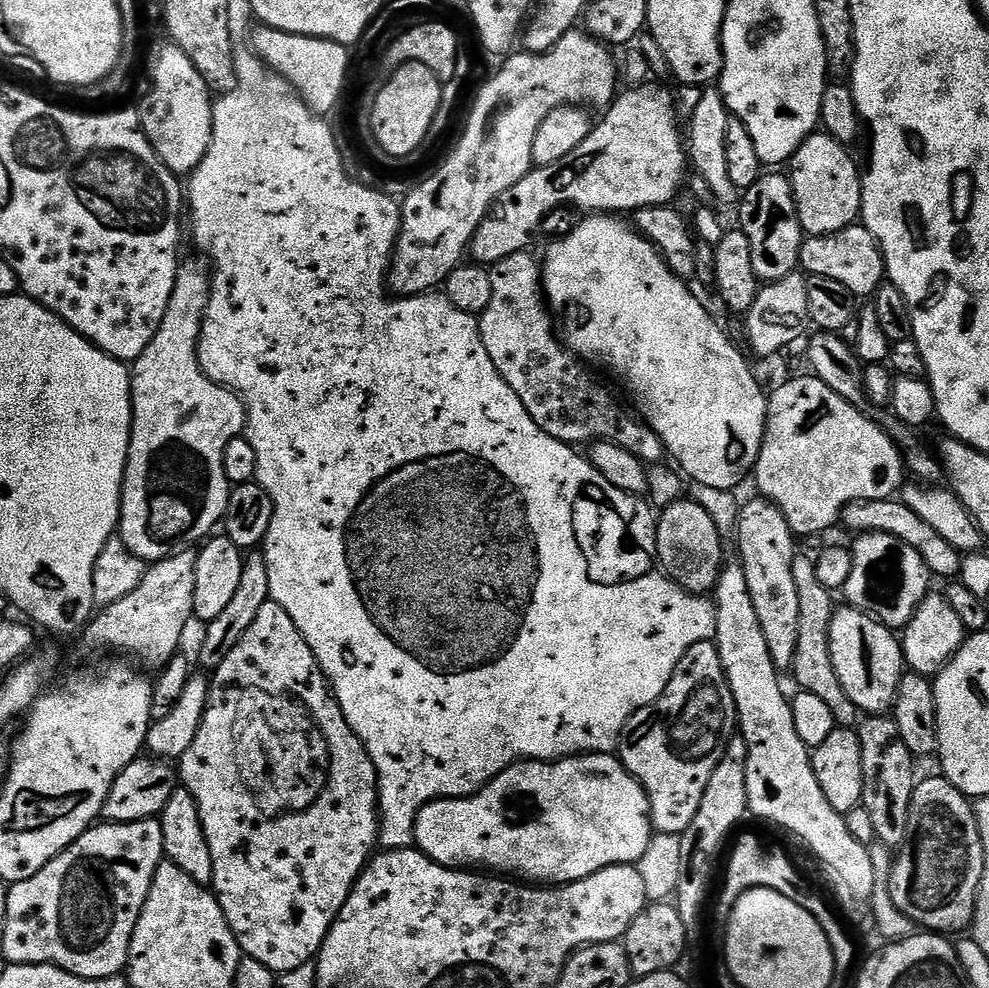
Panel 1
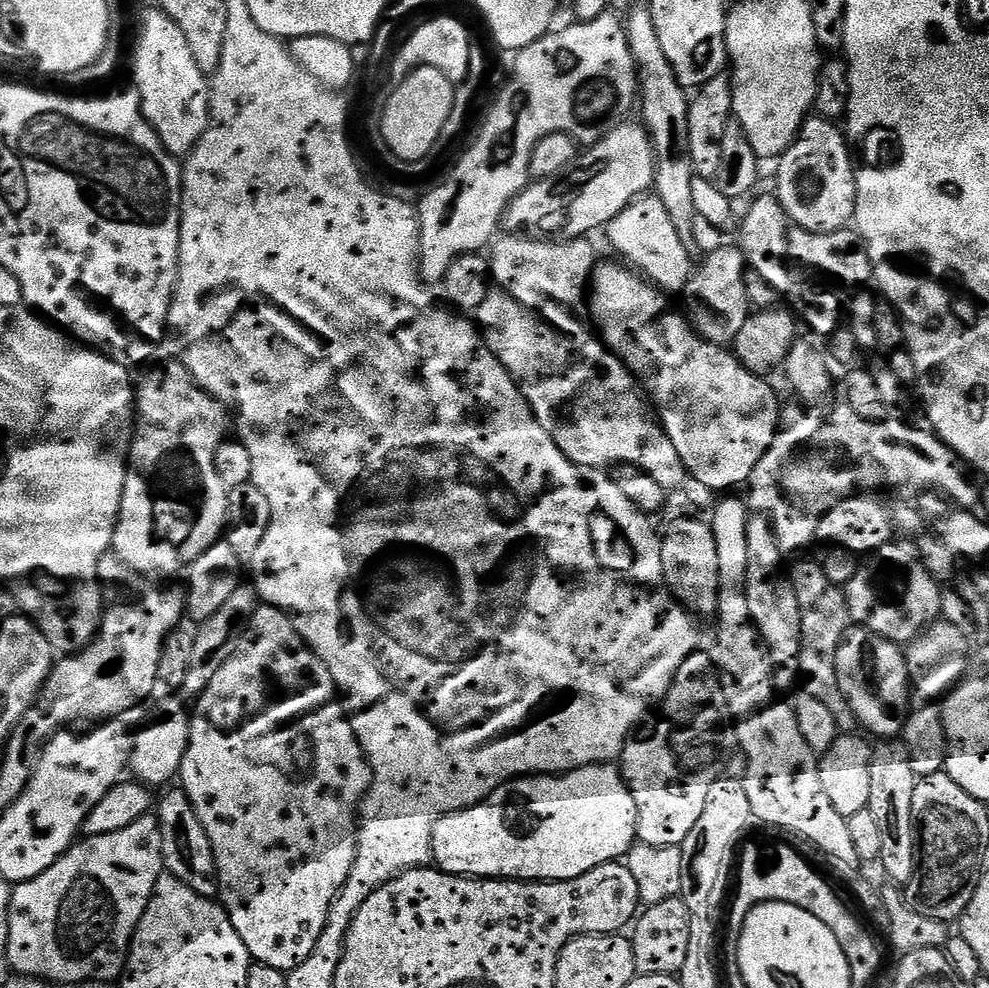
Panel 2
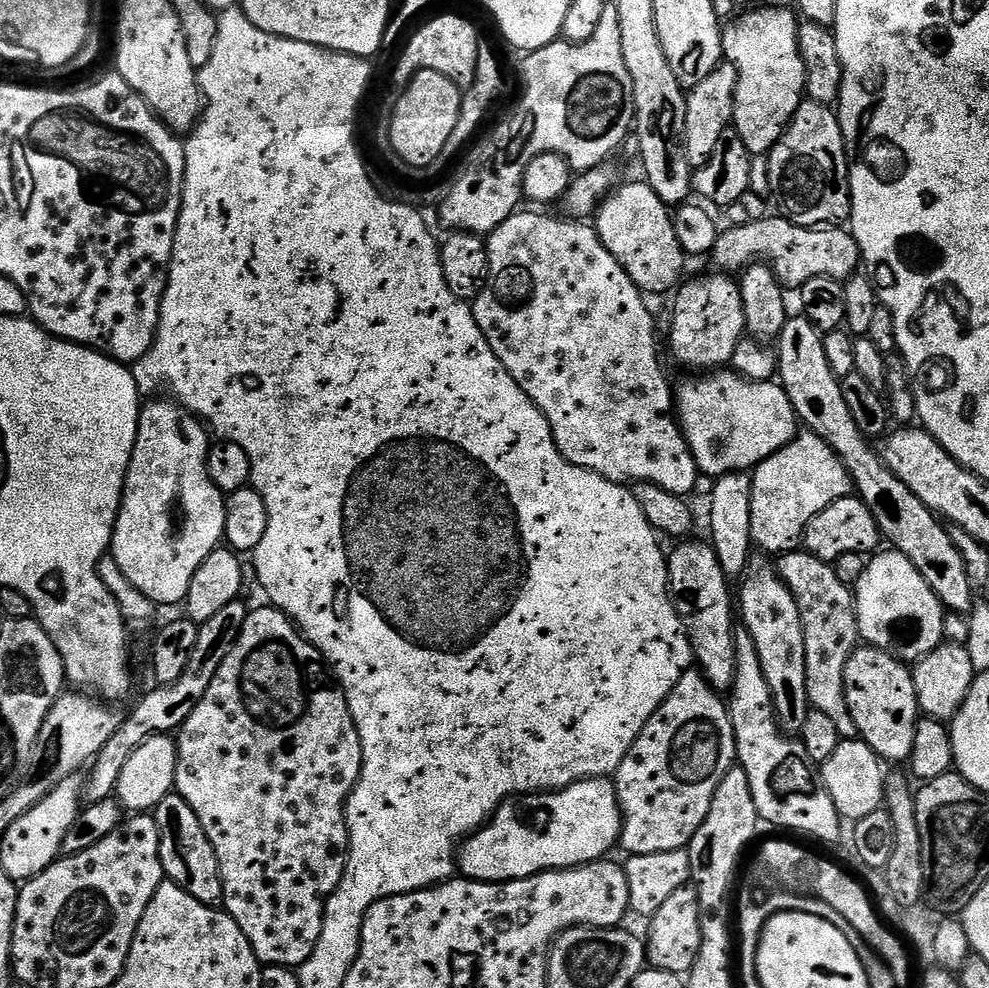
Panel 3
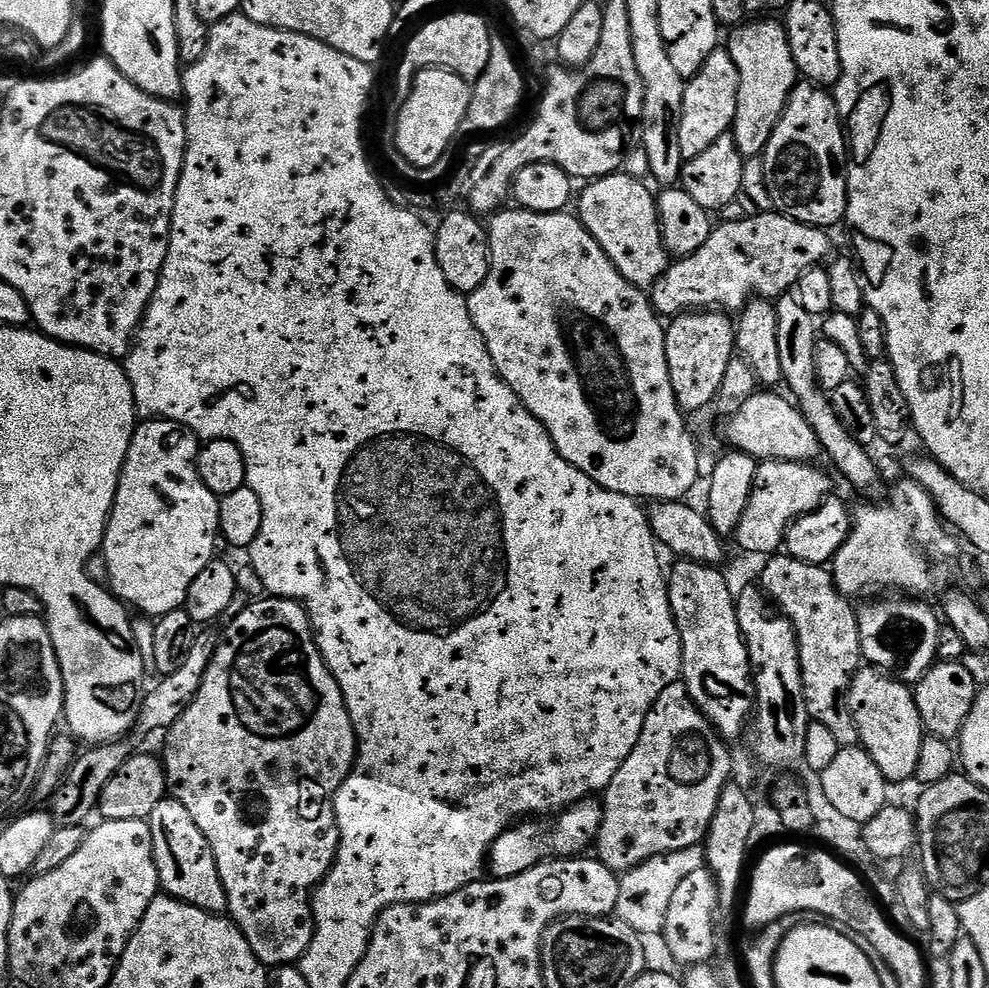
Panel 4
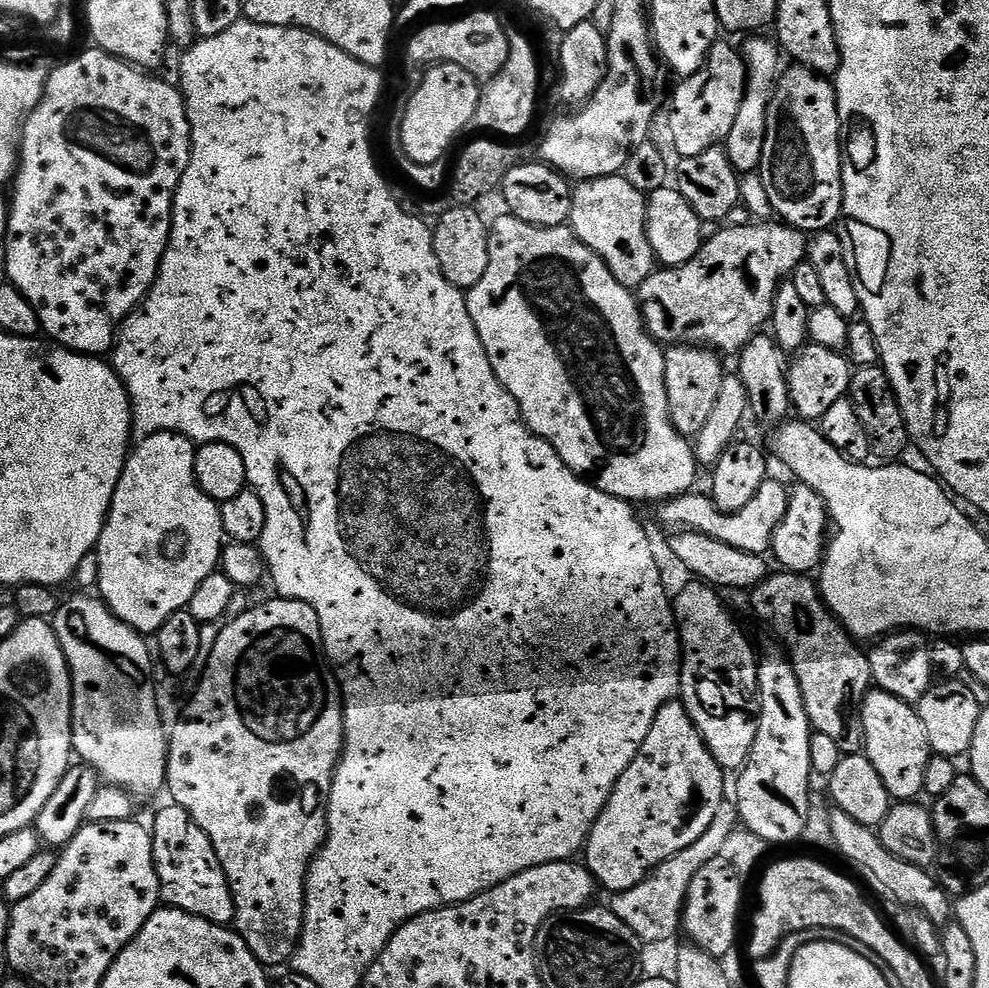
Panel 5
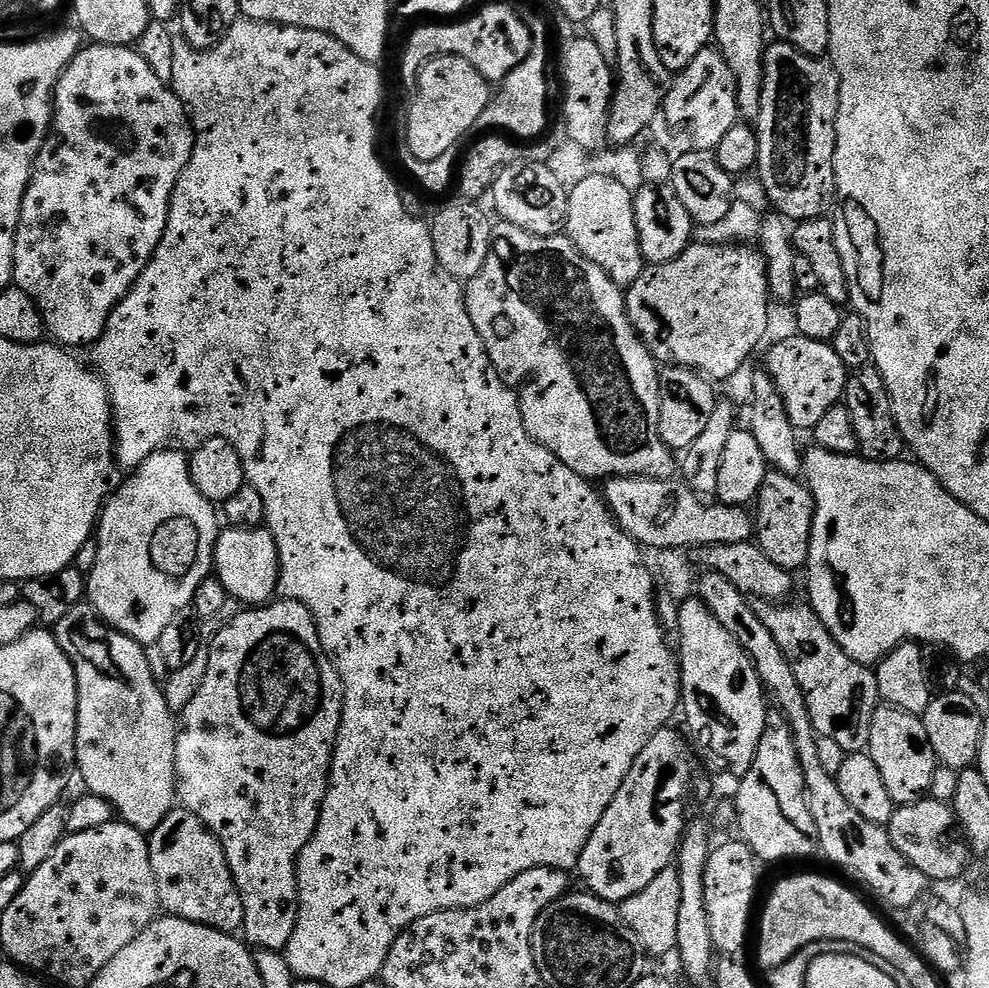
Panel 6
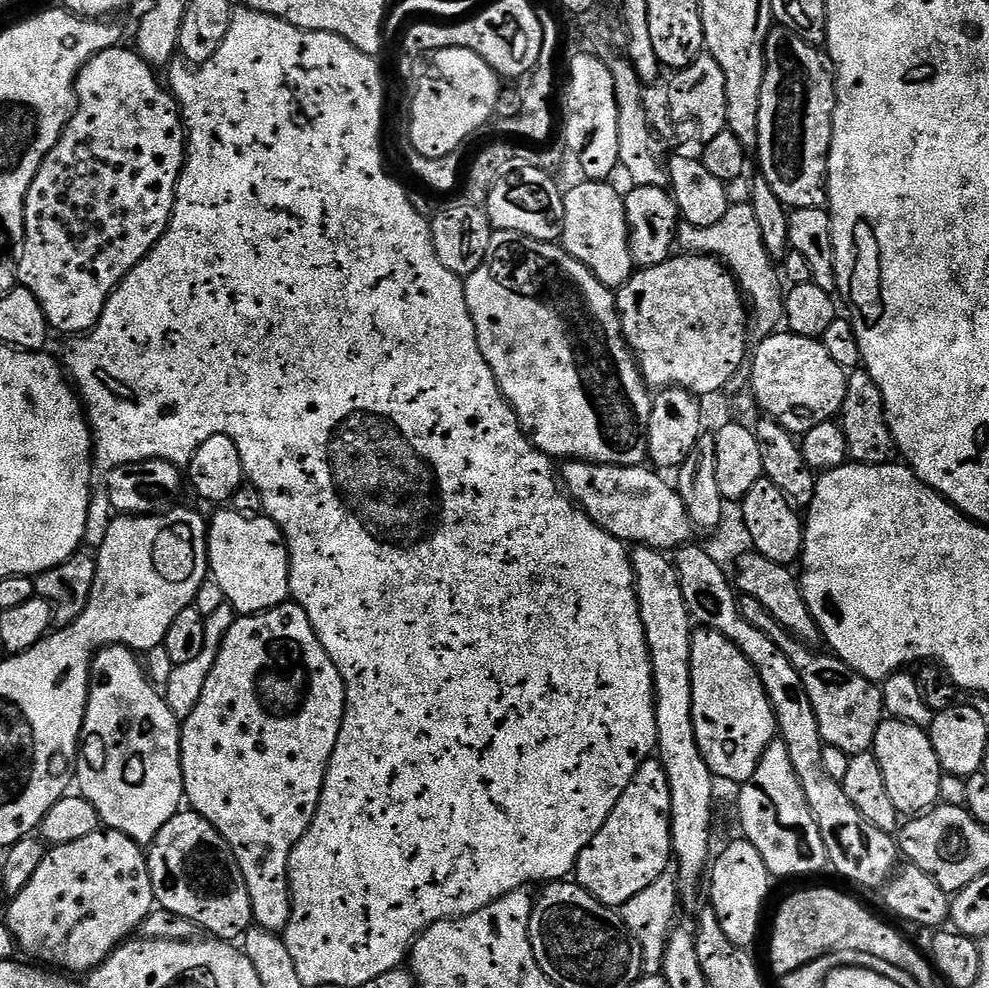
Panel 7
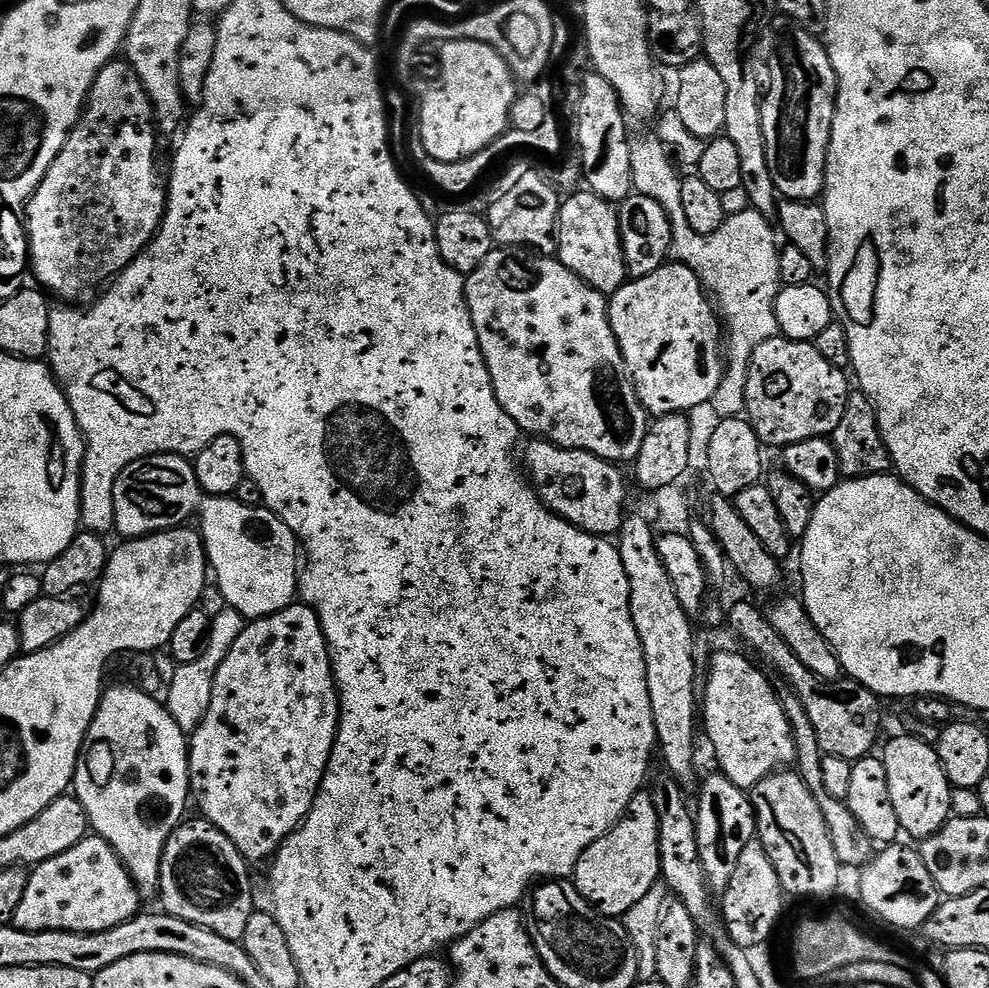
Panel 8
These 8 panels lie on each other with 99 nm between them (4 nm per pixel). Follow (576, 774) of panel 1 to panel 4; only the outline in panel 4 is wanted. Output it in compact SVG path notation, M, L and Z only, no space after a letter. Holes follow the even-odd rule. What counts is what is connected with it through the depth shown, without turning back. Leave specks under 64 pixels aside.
M589 798L565 808L563 812L555 817L556 825L552 833L540 832L539 823L520 822L503 832L502 835L492 843L492 850L488 853L486 861L491 875L497 880L510 878L530 870L549 857L576 858L593 847L596 842L596 835L600 833L602 818L604 817L603 807L595 799Z

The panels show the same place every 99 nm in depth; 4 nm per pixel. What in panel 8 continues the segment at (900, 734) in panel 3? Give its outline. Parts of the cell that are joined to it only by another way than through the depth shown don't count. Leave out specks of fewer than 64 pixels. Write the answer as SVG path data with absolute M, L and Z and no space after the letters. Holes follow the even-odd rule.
M911 734L896 736L882 751L882 759L886 766L886 778L890 782L890 802L894 802L894 814L898 814L898 822L905 833L908 832L915 838L932 836L941 826L952 816L952 807L950 806L950 794L952 785L946 778L946 770L942 770L942 762L938 758L935 747Z

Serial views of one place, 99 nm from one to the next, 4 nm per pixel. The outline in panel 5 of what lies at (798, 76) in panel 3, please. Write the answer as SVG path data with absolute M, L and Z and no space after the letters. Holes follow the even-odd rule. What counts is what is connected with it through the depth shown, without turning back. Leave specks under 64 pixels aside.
M760 34L753 35L742 44L744 64L748 67L748 85L742 98L742 106L738 110L738 118L734 118L734 127L730 130L726 141L726 151L730 162L737 173L755 173L762 162L762 146L766 142L766 126L768 125L768 107L776 84L780 81L782 49L775 39L763 40Z

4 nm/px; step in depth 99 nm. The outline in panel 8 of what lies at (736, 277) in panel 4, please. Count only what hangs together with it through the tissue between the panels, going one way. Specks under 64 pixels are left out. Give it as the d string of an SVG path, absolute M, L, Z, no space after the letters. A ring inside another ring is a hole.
M669 262L654 270L654 274L629 279L616 292L611 293L608 317L624 365L628 367L628 377L632 379L638 398L649 417L688 414L692 408L712 400L726 365L725 353L722 351L722 320L714 311L709 293L702 287L694 270L684 264Z

